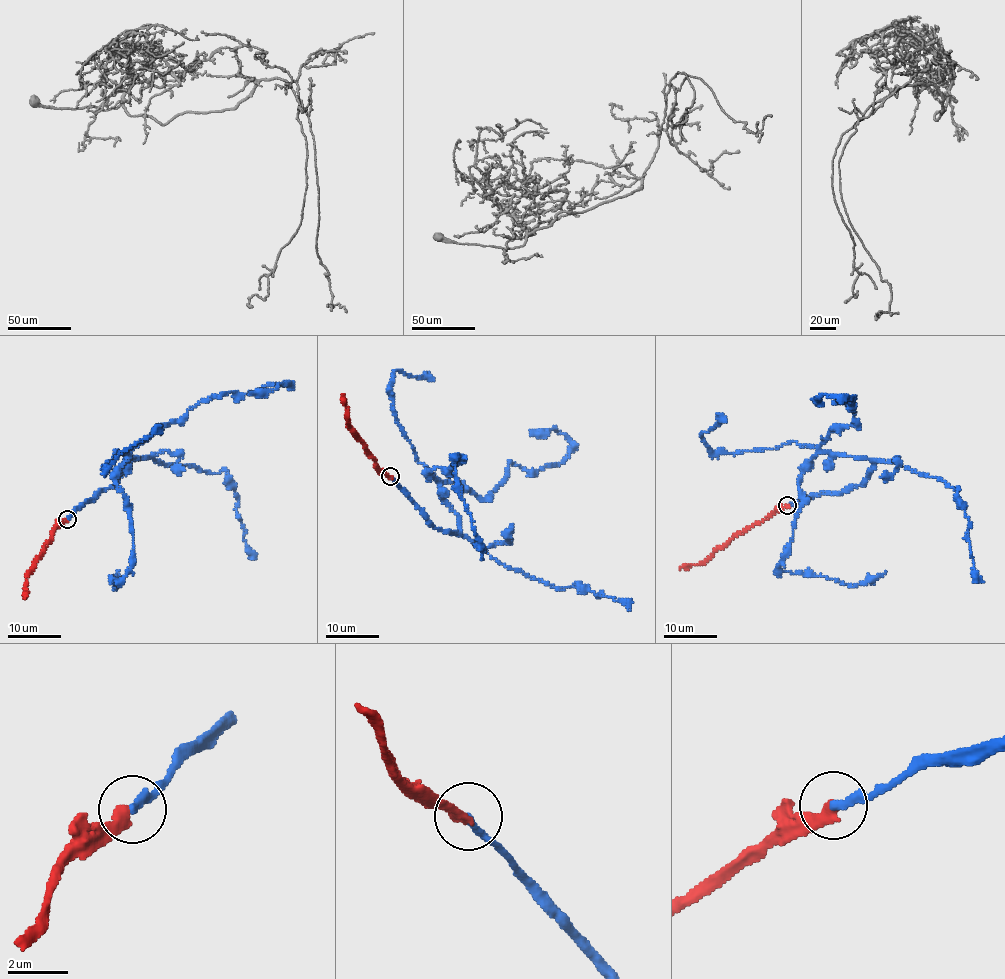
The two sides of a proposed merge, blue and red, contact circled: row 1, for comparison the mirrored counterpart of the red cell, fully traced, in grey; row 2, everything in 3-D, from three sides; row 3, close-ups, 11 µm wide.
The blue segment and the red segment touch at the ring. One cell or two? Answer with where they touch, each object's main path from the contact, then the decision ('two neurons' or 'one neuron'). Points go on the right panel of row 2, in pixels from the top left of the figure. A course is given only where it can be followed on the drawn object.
(787, 505) | blue via (788, 504), (862, 484), (873, 465), (818, 447), (856, 425), (834, 402), (854, 398), (815, 402) | red via (787, 504), (749, 526), (704, 561), (679, 569) | one neuron

